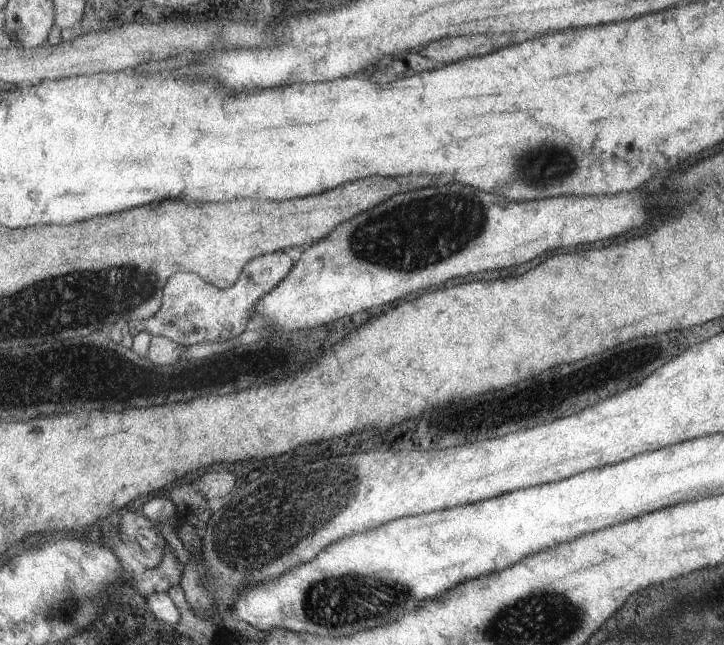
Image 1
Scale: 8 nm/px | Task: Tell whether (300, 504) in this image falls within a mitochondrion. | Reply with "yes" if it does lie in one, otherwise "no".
yes

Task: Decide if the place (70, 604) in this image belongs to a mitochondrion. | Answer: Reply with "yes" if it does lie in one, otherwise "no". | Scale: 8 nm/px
yes

